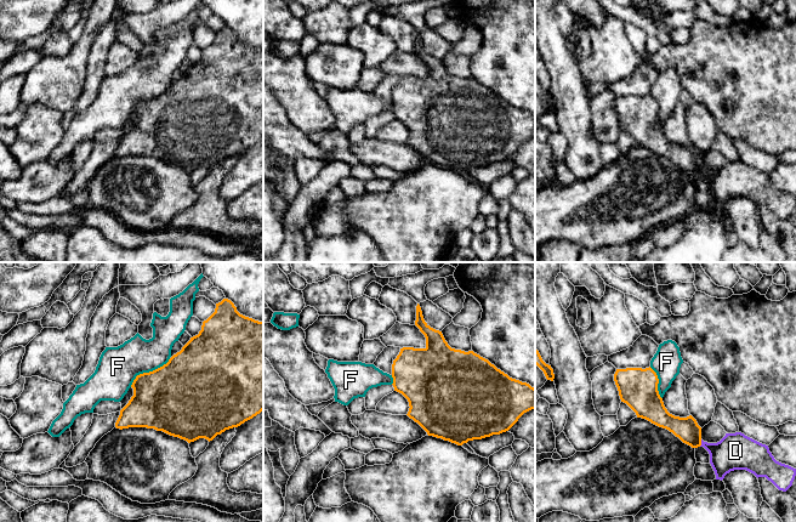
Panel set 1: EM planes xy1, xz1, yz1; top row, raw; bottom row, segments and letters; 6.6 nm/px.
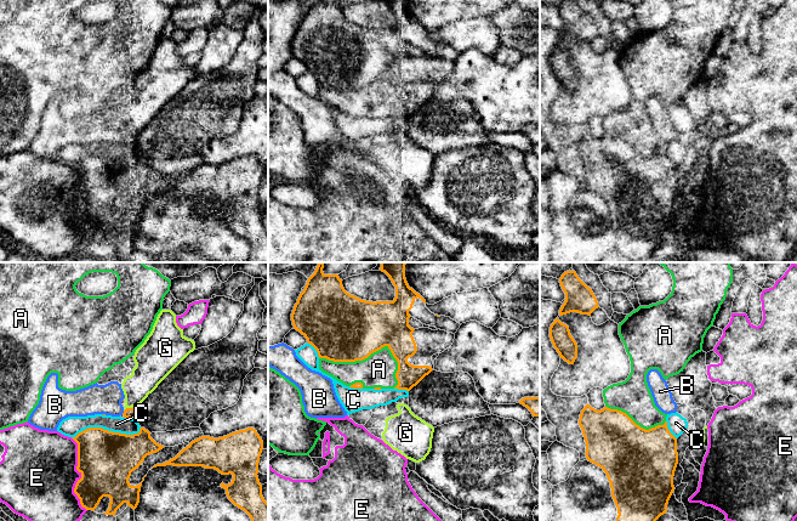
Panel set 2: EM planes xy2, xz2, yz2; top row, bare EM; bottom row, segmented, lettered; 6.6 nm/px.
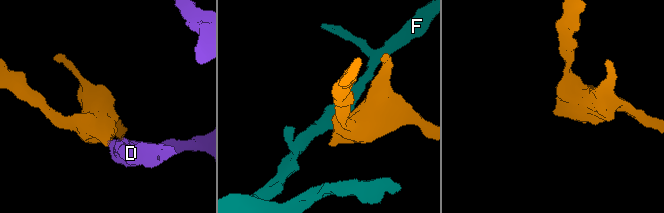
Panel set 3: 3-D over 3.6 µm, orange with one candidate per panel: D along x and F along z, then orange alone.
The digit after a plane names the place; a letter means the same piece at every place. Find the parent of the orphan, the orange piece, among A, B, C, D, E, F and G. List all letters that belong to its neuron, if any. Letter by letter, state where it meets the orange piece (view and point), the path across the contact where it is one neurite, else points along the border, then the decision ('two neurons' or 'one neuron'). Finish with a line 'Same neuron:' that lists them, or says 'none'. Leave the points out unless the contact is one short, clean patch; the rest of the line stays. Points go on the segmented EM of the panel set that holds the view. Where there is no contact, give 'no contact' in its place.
A: xz2 (371, 352) | two neurons
B: xy2 (123, 413) | two neurons
C: xy2 (107, 430) | two neurons
D: yz1 (700, 443) | across yz1 (686, 429), (700, 443), (716, 450), (735, 450) | one neuron
E: xy2 (81, 475) | two neurons
F: xy1 (149, 372) | along xy1 (170, 358), (152, 370), (140, 373), (130, 386) | two neurons
G: xy2 (130, 408) | two neurons
Same neuron: D

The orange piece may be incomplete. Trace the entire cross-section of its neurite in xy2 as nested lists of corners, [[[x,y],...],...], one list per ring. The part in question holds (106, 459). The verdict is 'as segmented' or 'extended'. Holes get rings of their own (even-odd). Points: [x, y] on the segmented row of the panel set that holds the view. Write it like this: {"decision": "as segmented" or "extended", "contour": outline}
{"decision": "as segmented", "contour": [[[89,427],[73,440],[78,443],[78,466],[81,474],[74,493],[86,510],[95,510],[103,497],[109,497],[109,509],[103,512],[114,515],[126,503],[133,510],[140,503],[142,482],[131,486],[131,472],[144,458],[164,446],[156,443],[144,427],[138,434],[126,435],[102,427]]]}

